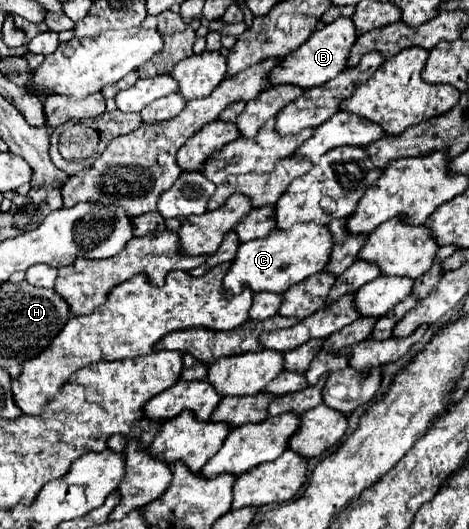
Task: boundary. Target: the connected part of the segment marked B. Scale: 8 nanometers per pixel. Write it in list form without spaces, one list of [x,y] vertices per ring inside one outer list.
[[[337,18],[335,22],[323,26],[321,30],[317,30],[315,34],[311,34],[311,38],[299,46],[297,50],[293,50],[291,54],[283,56],[267,74],[267,80],[271,86],[279,86],[279,84],[293,84],[299,86],[303,90],[313,88],[313,86],[321,86],[327,80],[335,78],[341,70],[345,70],[347,66],[347,58],[349,58],[349,50],[357,40],[357,32],[353,26],[351,18]]]

